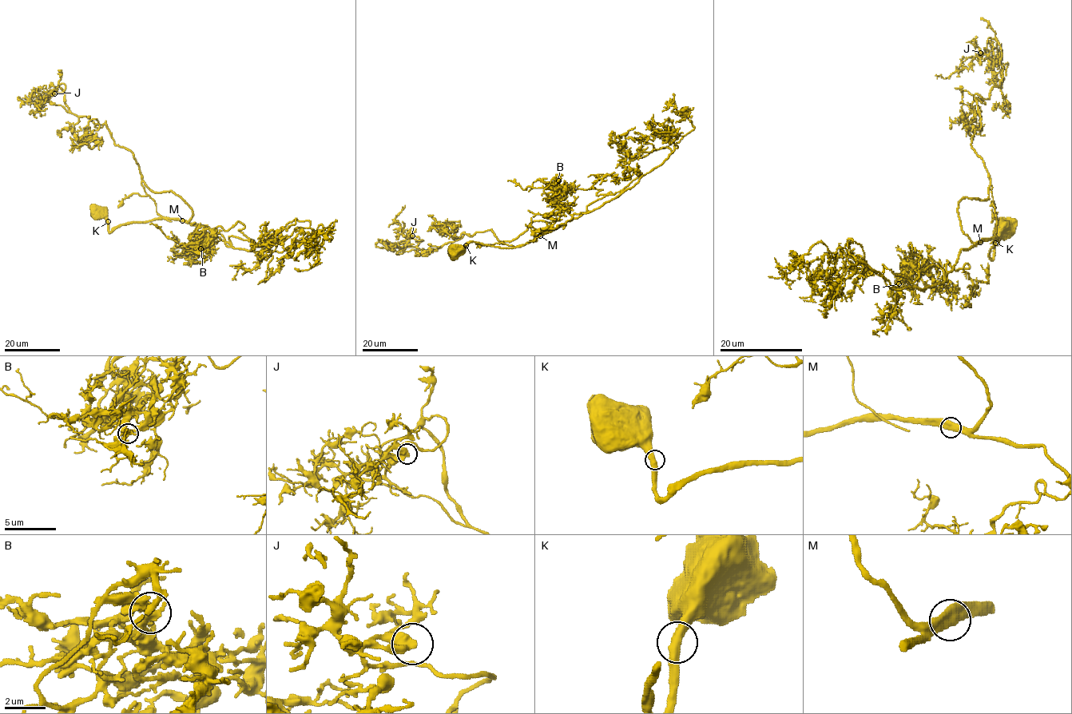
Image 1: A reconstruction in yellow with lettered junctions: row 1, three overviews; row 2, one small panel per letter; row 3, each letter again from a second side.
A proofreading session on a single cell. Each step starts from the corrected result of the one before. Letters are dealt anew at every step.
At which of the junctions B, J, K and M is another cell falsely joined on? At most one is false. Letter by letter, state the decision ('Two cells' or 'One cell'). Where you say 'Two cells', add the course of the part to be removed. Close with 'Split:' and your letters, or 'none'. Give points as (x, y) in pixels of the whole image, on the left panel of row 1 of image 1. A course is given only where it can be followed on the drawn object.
B: One cell
J: One cell
K: One cell
M: One cell
Split: none

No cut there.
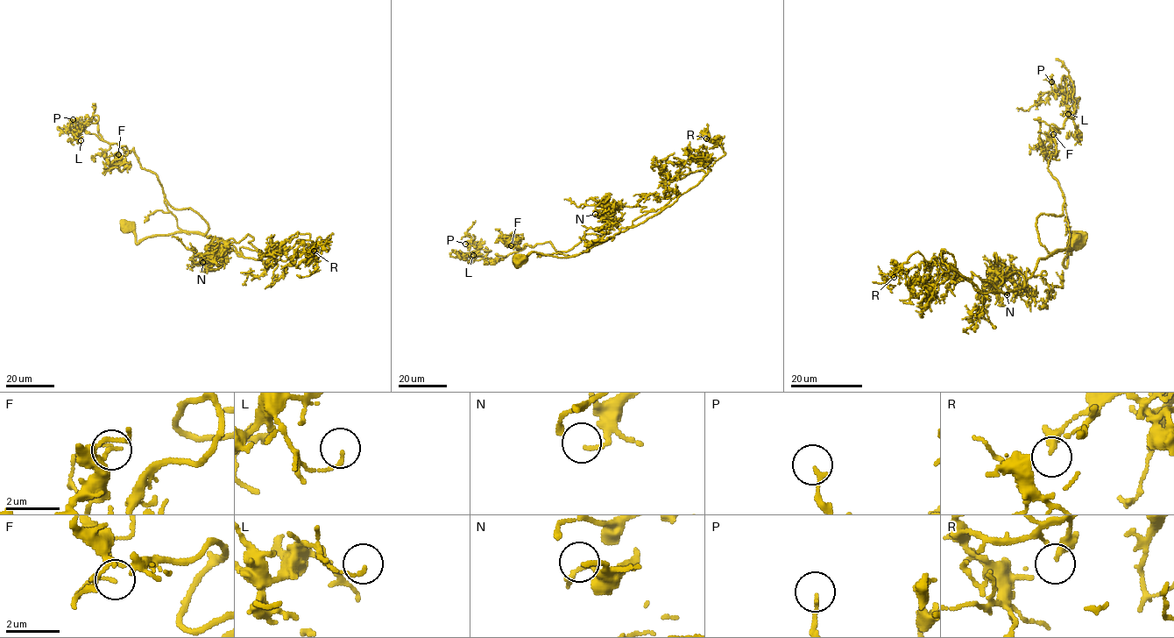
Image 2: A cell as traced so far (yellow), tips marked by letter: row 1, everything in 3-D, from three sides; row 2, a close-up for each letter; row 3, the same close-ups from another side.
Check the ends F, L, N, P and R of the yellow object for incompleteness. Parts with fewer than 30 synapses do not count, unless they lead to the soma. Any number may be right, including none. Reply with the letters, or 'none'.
L

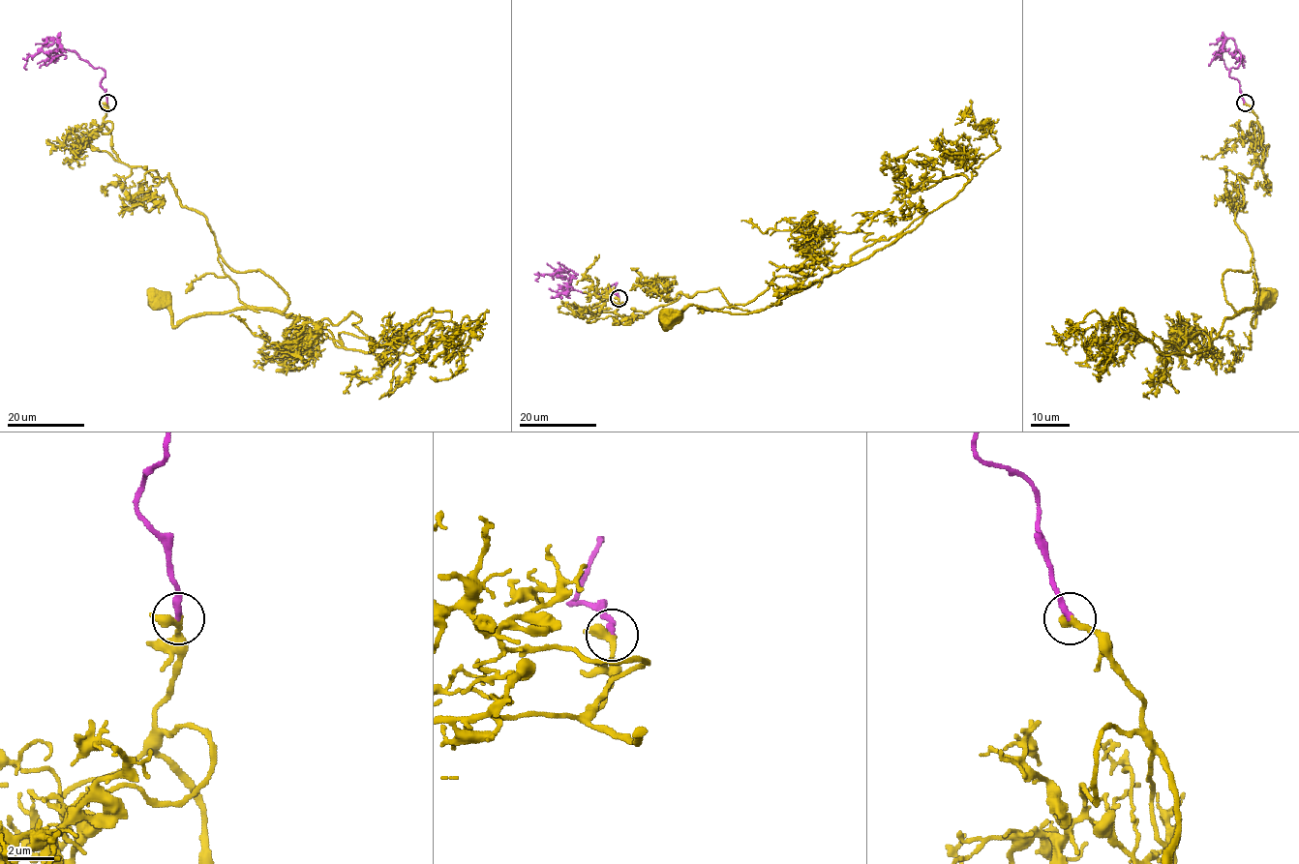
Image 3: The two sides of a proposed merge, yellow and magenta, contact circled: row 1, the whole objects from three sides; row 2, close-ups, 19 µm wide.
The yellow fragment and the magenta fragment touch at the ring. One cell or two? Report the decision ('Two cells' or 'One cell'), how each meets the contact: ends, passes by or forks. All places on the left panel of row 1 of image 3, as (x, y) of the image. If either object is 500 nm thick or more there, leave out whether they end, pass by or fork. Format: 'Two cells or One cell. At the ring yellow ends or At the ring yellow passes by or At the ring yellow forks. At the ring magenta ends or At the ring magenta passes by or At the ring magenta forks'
One cell. At the ring yellow passes by. At the ring magenta ends

